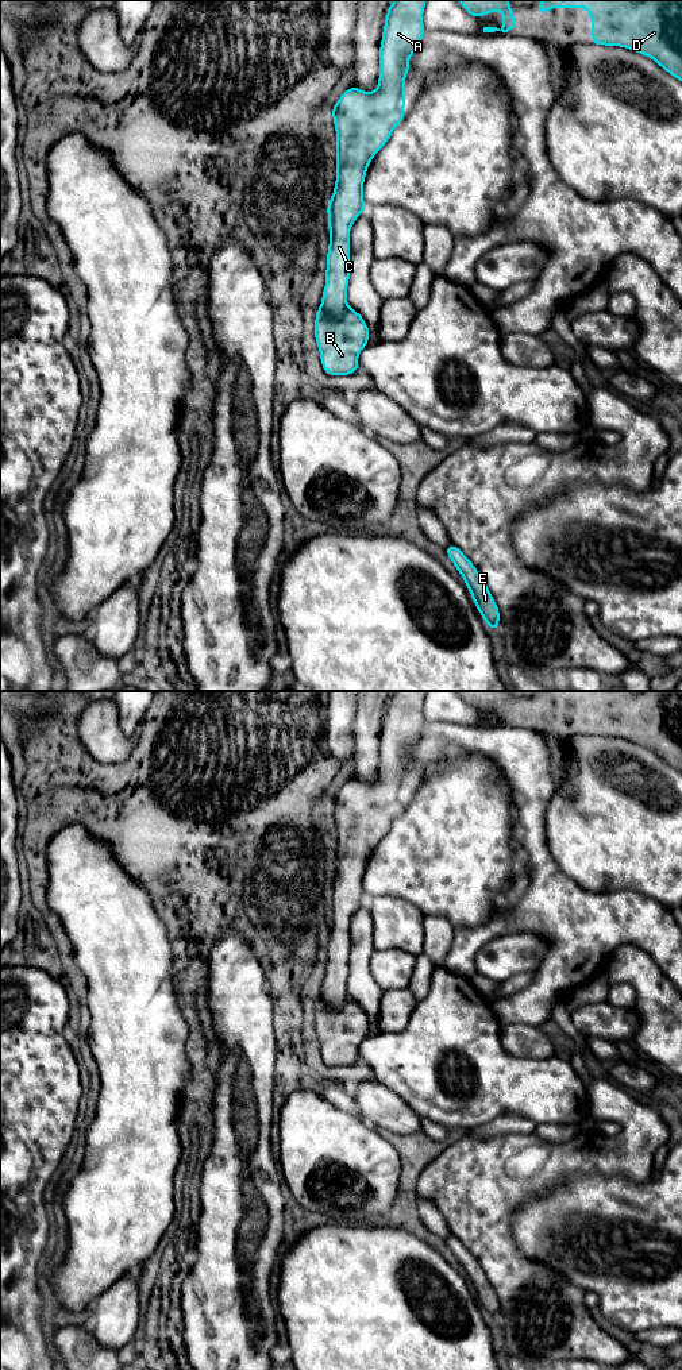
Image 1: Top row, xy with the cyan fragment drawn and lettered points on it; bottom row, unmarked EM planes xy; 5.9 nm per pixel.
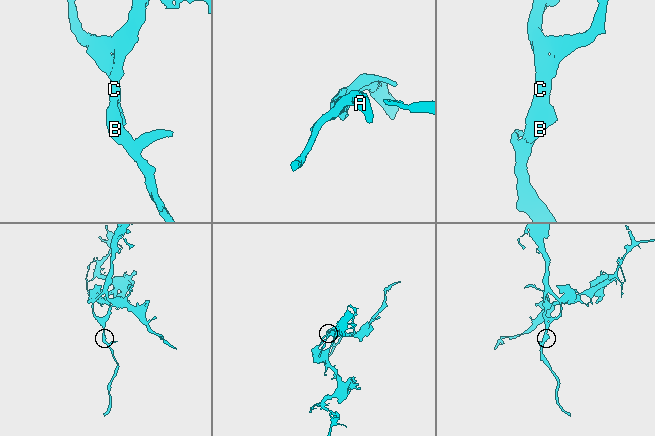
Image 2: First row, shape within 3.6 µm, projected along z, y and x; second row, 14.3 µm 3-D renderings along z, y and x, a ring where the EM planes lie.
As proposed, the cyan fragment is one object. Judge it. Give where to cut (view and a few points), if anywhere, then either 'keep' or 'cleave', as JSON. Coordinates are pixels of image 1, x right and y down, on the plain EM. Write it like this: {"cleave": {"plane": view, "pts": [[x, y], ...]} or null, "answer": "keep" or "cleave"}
{"cleave": null, "answer": "keep"}

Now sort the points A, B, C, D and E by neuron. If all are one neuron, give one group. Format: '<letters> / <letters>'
A B C D E

